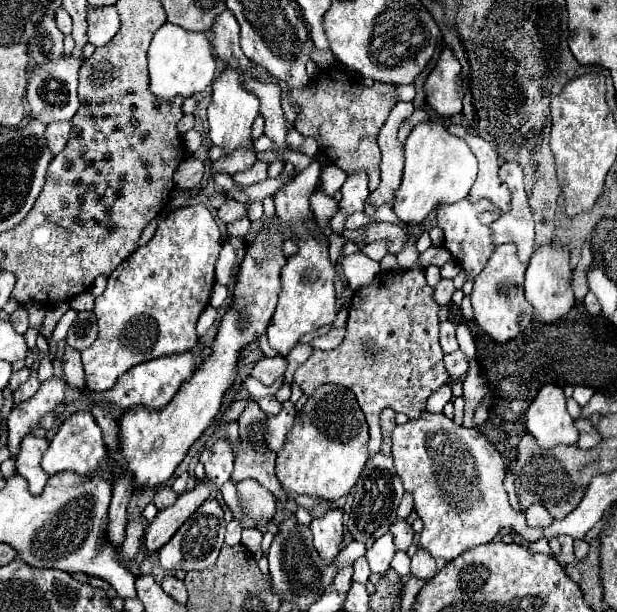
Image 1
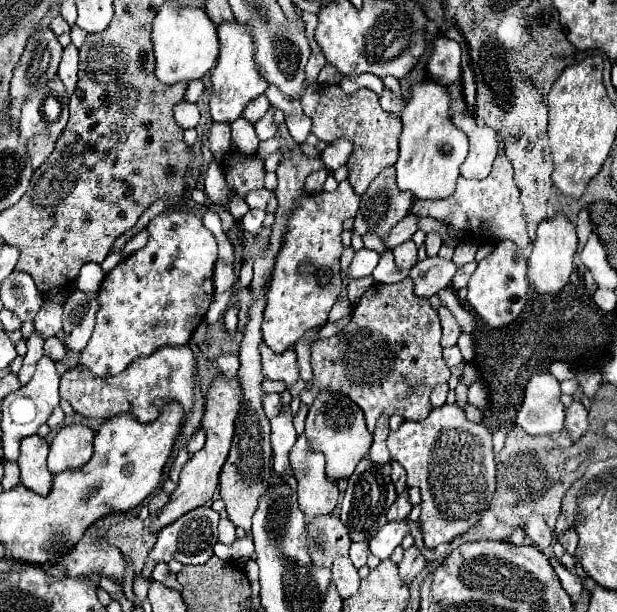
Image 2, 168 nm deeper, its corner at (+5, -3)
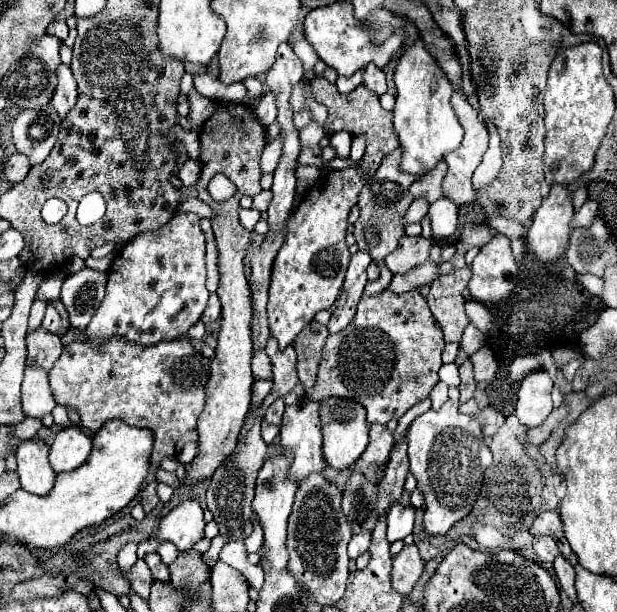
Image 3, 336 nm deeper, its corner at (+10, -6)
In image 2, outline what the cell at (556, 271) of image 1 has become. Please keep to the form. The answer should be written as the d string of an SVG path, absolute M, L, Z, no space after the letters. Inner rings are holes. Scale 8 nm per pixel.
M556 213L552 219L544 219L538 225L532 253L528 257L528 281L530 287L538 293L558 293L568 283L574 271L574 253L578 247L576 225L568 221L562 213Z

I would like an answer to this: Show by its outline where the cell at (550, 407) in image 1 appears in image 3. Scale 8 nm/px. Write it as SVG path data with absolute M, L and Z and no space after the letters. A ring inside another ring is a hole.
M531 372L523 378L515 406L515 416L523 426L535 428L551 414L551 388L553 380L547 372Z

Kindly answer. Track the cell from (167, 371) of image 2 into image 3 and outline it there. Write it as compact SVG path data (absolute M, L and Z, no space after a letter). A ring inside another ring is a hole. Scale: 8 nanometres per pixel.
M179 338L177 342L159 342L157 346L149 348L133 346L125 340L115 340L113 344L101 346L101 350L93 350L89 342L73 342L67 348L63 348L63 354L49 372L55 402L77 410L85 428L97 432L111 418L119 418L129 426L149 428L155 434L151 466L159 466L159 462L165 456L177 456L187 442L197 442L197 418L203 412L203 388L207 378L209 360L197 354L187 338Z

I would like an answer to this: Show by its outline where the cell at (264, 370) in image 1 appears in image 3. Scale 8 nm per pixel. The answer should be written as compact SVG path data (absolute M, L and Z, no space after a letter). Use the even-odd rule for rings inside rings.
M269 338L265 344L265 352L271 360L273 366L273 390L271 390L271 398L283 398L287 396L293 386L297 384L297 356L293 346L287 346L287 350L279 350L277 340Z

